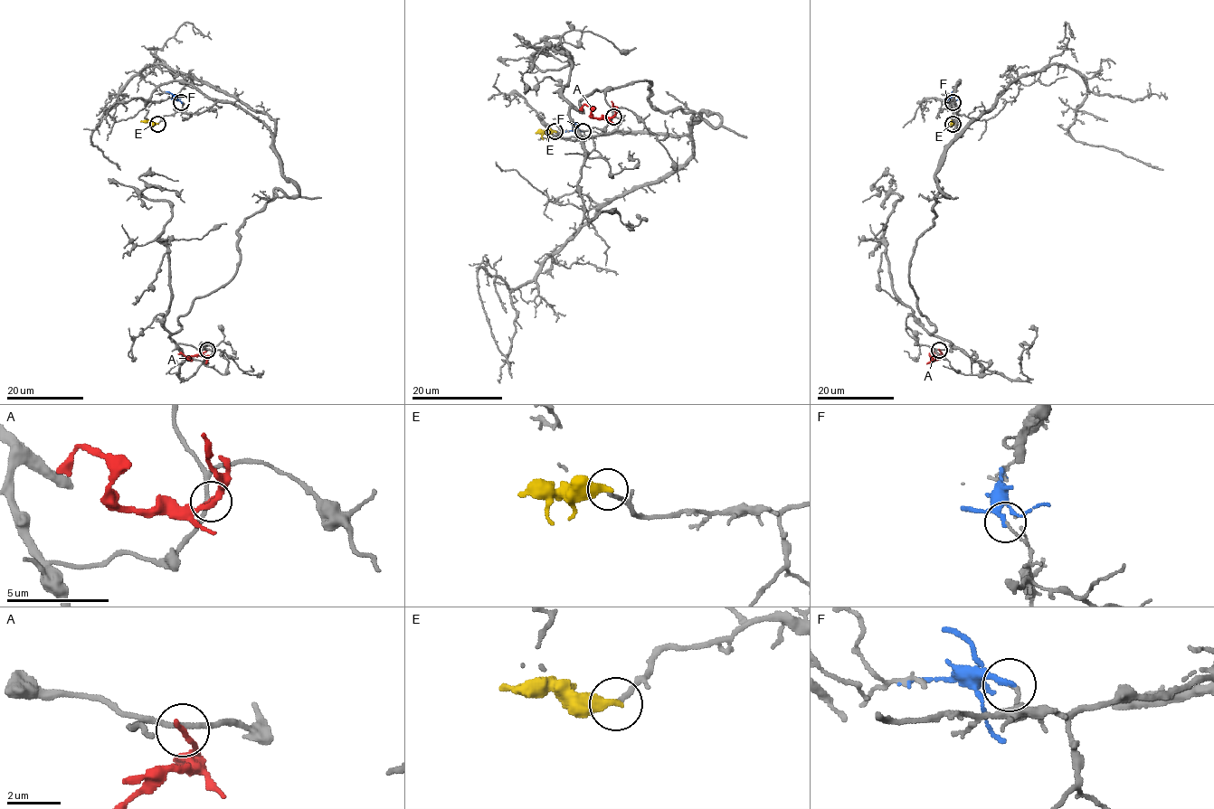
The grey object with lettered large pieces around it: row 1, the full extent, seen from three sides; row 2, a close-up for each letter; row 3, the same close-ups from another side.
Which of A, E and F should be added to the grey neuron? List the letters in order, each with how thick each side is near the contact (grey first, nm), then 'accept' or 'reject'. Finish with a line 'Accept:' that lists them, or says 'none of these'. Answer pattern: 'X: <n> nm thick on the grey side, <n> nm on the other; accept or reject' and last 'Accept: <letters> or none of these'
A: 200 nm thick on the grey side, 240 nm on the other; reject
E: 180 nm thick on the grey side, 440 nm on the other; reject
F: 90 nm thick on the grey side, 200 nm on the other; reject
Accept: none of these

